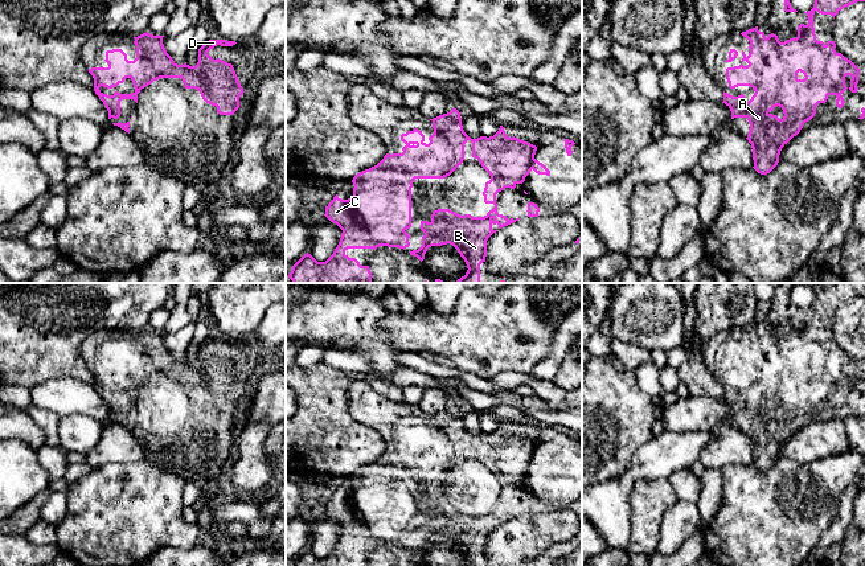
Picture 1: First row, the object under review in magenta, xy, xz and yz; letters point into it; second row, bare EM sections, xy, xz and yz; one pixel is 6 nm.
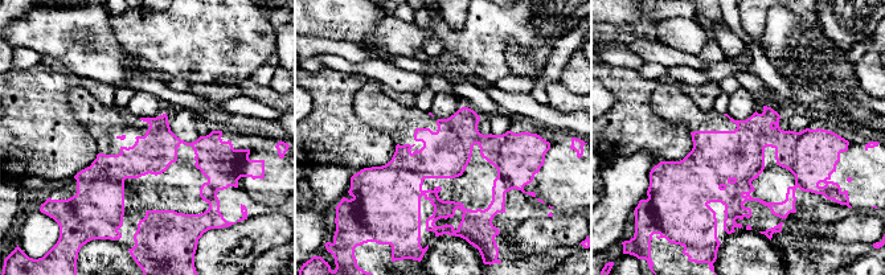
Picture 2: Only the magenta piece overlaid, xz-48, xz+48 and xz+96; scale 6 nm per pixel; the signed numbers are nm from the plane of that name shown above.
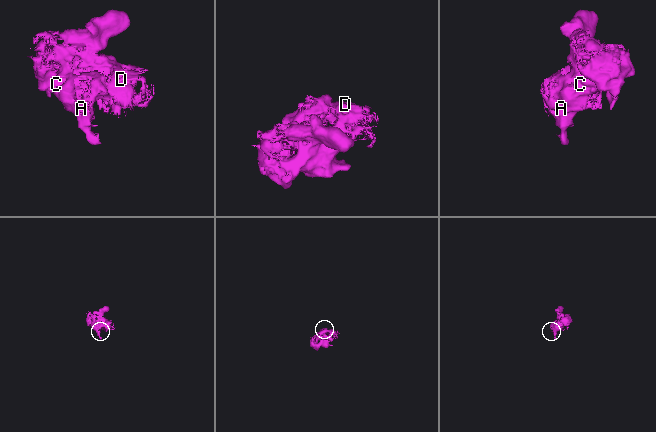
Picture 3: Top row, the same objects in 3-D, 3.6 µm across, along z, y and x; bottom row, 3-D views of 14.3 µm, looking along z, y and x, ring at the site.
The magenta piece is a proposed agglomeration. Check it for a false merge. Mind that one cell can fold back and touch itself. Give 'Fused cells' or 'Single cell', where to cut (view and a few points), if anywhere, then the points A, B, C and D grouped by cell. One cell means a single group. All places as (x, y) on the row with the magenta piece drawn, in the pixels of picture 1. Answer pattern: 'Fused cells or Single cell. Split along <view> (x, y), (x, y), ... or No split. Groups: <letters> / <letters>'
Single cell. No split. Groups: A B C D

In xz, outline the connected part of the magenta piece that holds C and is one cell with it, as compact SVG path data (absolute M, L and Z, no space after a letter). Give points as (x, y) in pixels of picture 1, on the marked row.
M456 108L430 120L432 122L434 134L429 138L429 144L425 143L425 135L418 128L402 134L401 140L406 144L402 153L386 153L377 165L357 173L352 180L354 185L353 196L341 200L336 194L325 206L324 216L343 230L340 242L325 262L317 262L311 254L304 254L292 266L288 275L294 283L372 283L369 266L361 266L356 258L349 258L345 251L348 249L376 250L380 246L403 250L409 247L410 234L405 230L411 227L411 188L414 180L450 176L463 163L464 144L468 140L472 143L472 157L477 159L491 176L483 192L484 202L493 204L495 208L484 217L460 216L450 209L434 210L430 222L421 221L421 230L425 233L422 246L410 251L410 255L422 262L429 247L450 243L464 259L468 270L456 282L435 279L435 283L481 283L480 264L485 262L487 241L497 231L492 226L497 223L501 229L520 220L508 220L507 216L497 213L496 194L505 188L515 189L517 184L522 184L532 169L546 176L550 176L550 171L534 159L536 145L515 136L508 138L503 126L493 136L471 139L463 130L460 112Z

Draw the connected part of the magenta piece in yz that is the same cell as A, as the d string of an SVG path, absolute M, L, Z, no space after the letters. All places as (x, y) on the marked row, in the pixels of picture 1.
M815 0L813 8L808 12L804 12L808 16L808 24L800 24L798 26L798 37L790 38L784 42L780 42L778 36L774 33L766 37L763 32L758 30L758 26L741 33L750 41L750 53L746 56L742 50L742 62L746 61L749 65L743 66L741 63L739 66L727 67L726 79L730 89L735 89L738 86L750 86L755 93L751 99L746 102L743 94L733 97L723 91L722 103L730 108L731 119L746 118L749 120L750 131L746 139L751 144L754 160L753 168L758 173L767 175L778 165L782 148L800 132L805 122L815 116L816 106L819 103L825 103L829 95L835 95L837 98L836 106L843 108L845 101L841 94L848 89L845 86L846 75L852 77L849 90L852 93L857 93L860 69L850 60L845 58L841 53L835 50L835 41L828 41L827 44L817 41L813 28L813 15L816 11L821 15L831 15L835 19L835 16L843 8L849 7L857 1L865 0Z

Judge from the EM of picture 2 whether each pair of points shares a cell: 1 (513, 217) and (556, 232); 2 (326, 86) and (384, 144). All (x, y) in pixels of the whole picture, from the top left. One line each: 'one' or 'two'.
1: two
2: one

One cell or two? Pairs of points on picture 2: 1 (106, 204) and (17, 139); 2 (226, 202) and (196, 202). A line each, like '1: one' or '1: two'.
1: two
2: one

